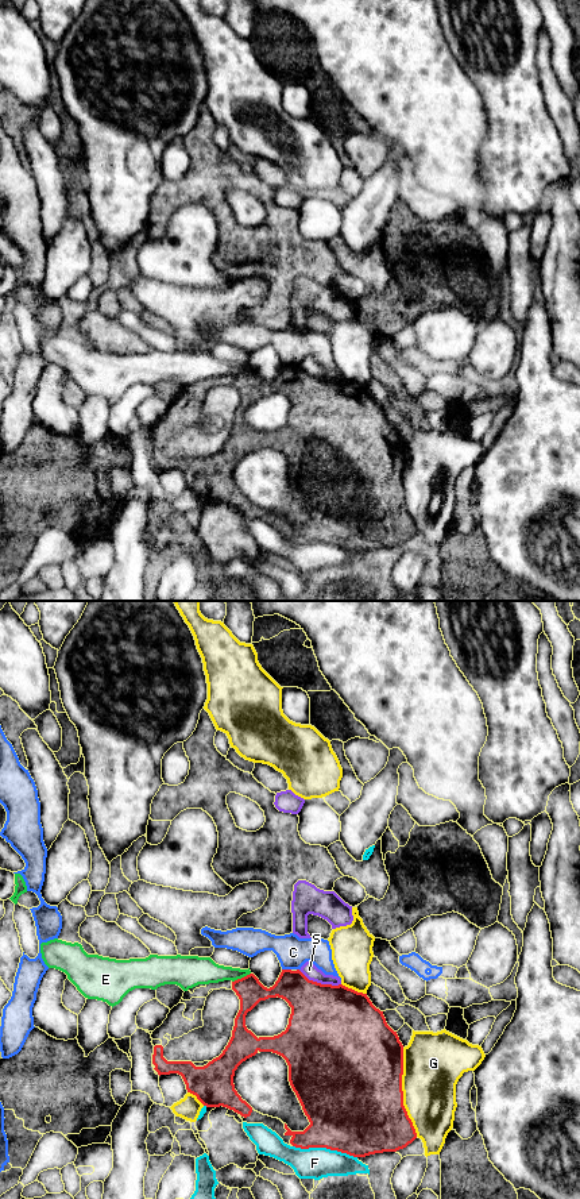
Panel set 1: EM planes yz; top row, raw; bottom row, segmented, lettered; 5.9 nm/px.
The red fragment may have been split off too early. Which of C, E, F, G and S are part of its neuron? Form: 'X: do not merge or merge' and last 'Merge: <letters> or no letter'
C: do not merge
E: do not merge
F: do not merge
G: do not merge
S: do not merge
Merge: no letter

